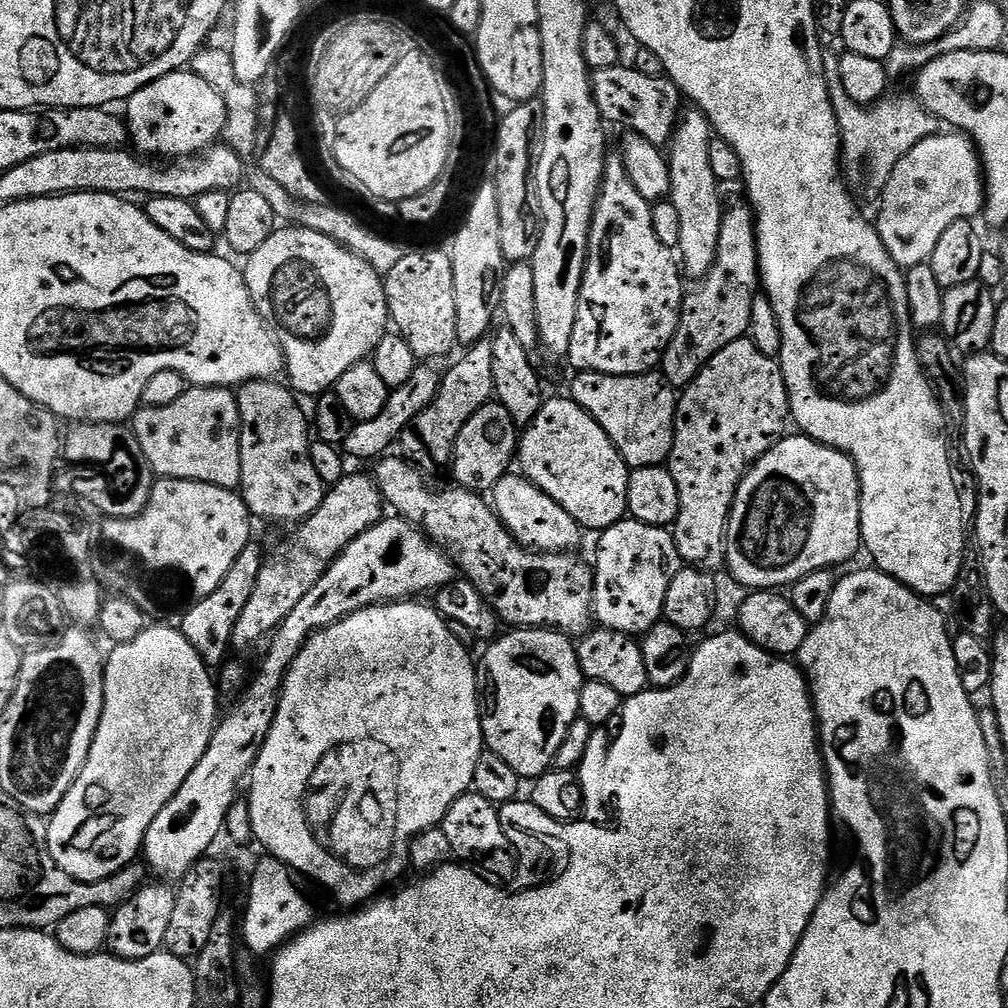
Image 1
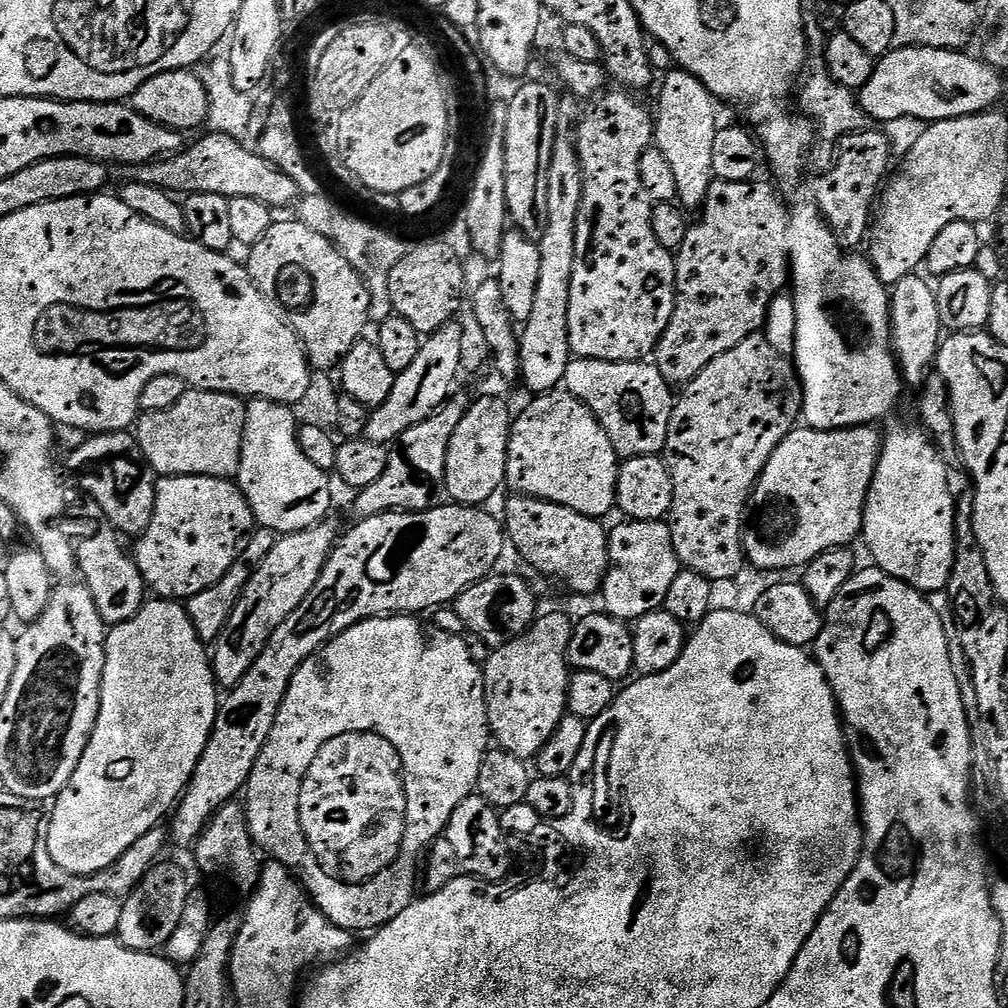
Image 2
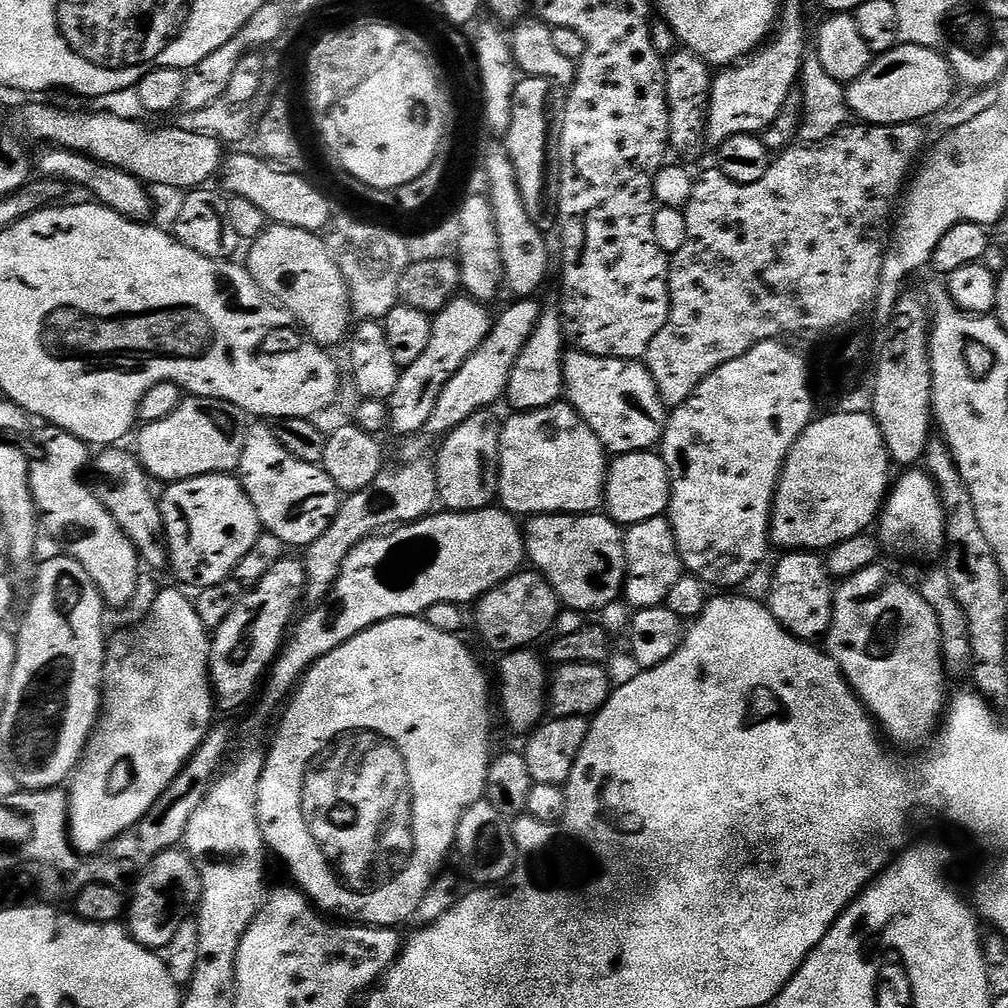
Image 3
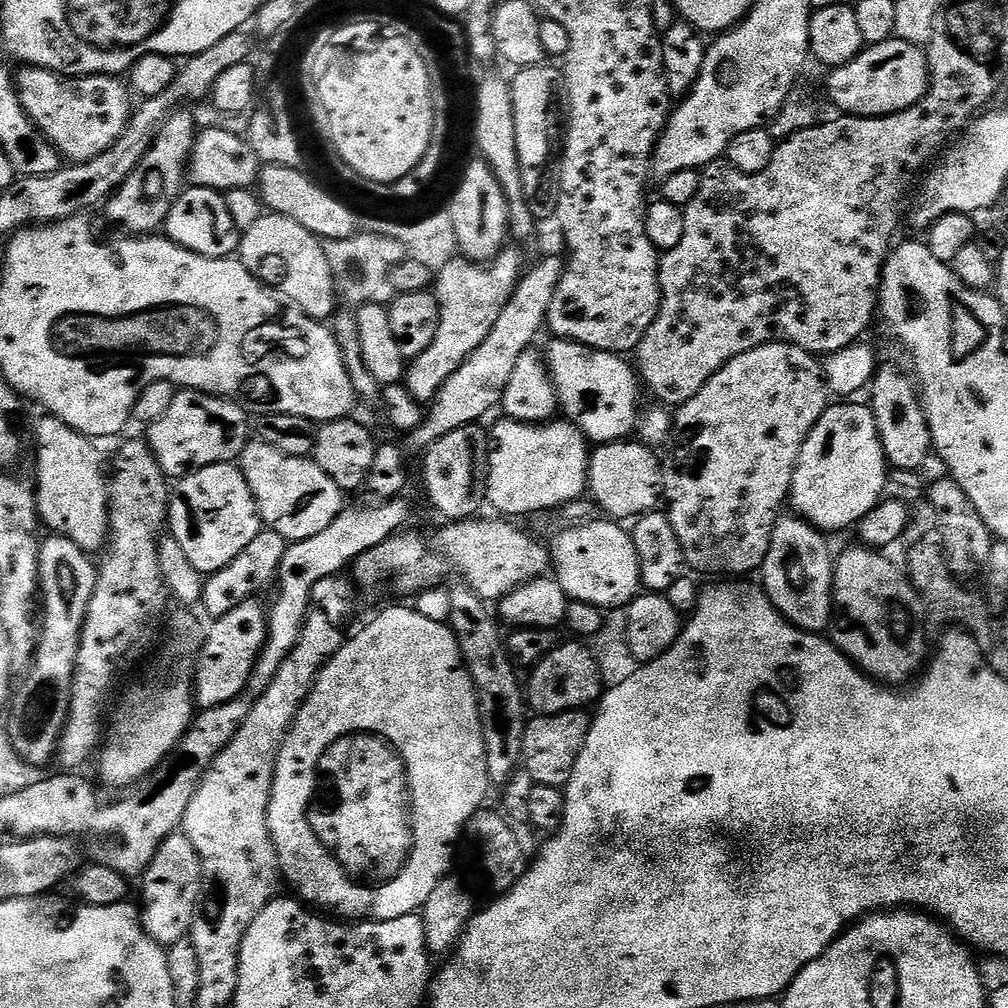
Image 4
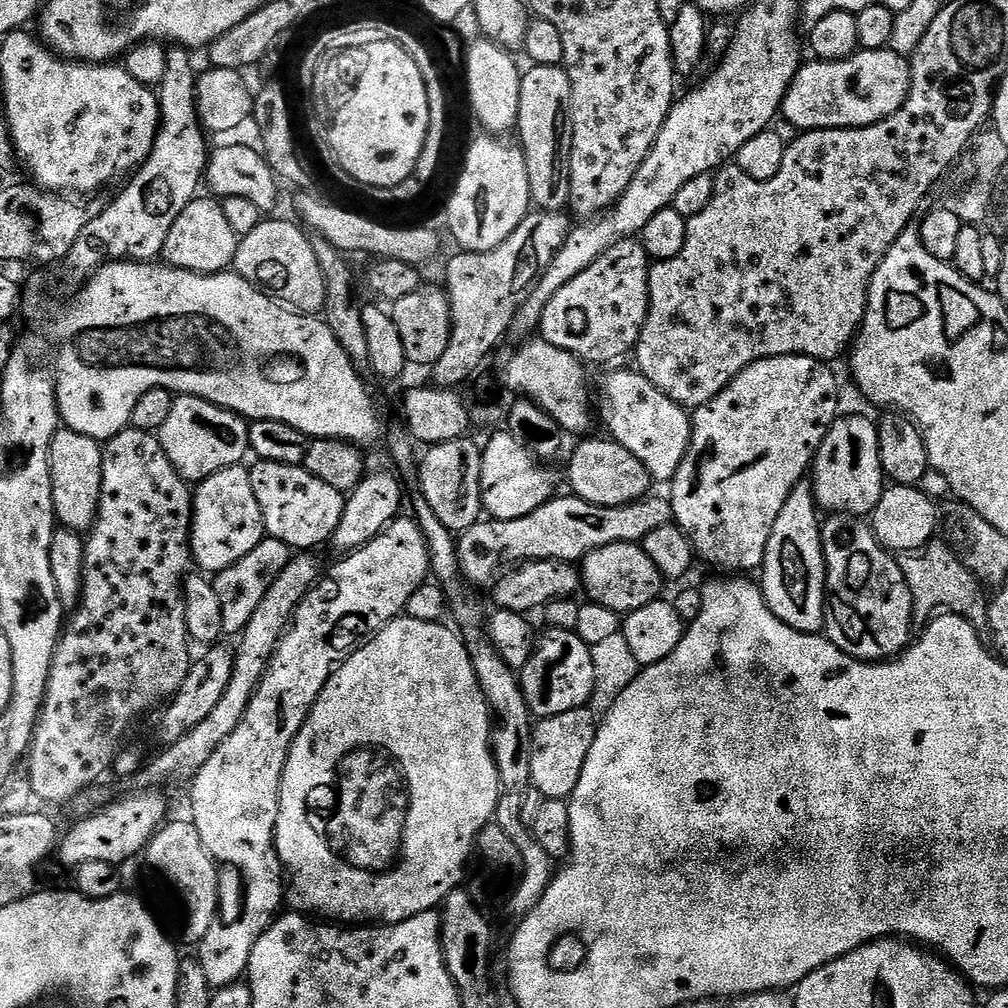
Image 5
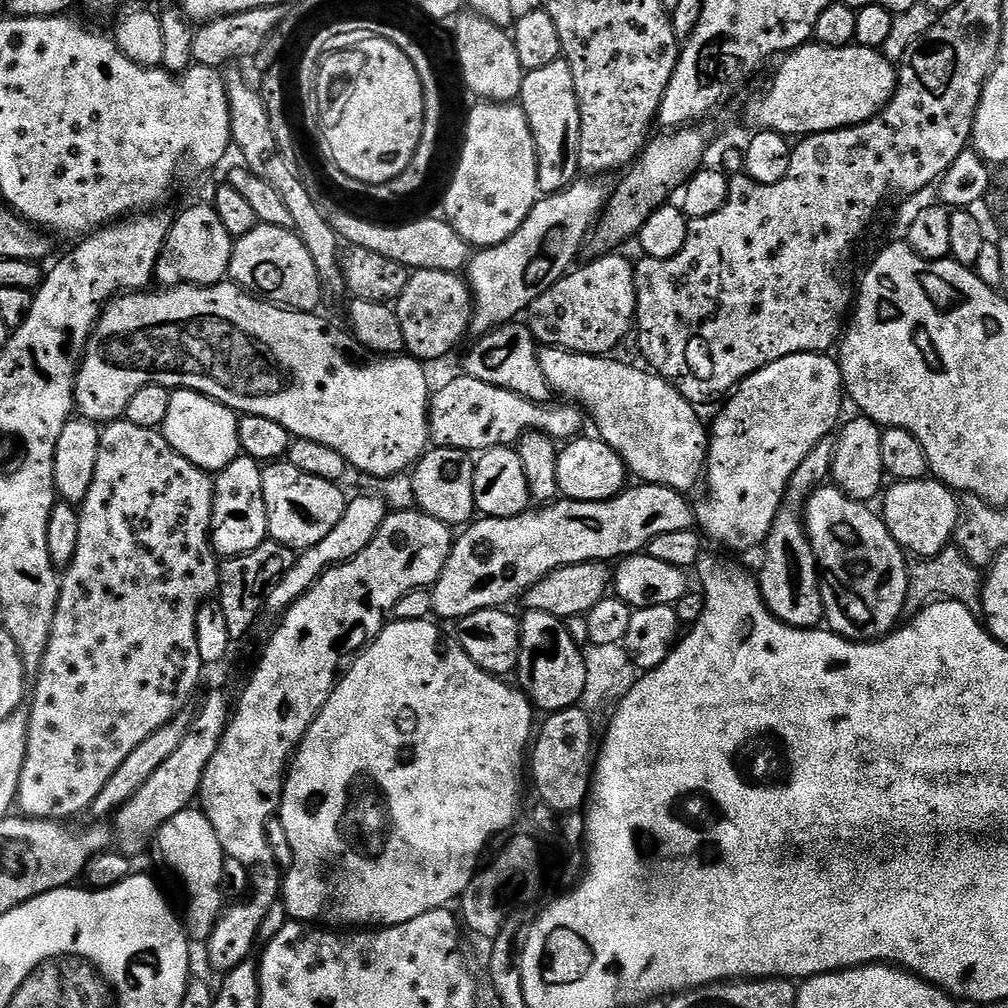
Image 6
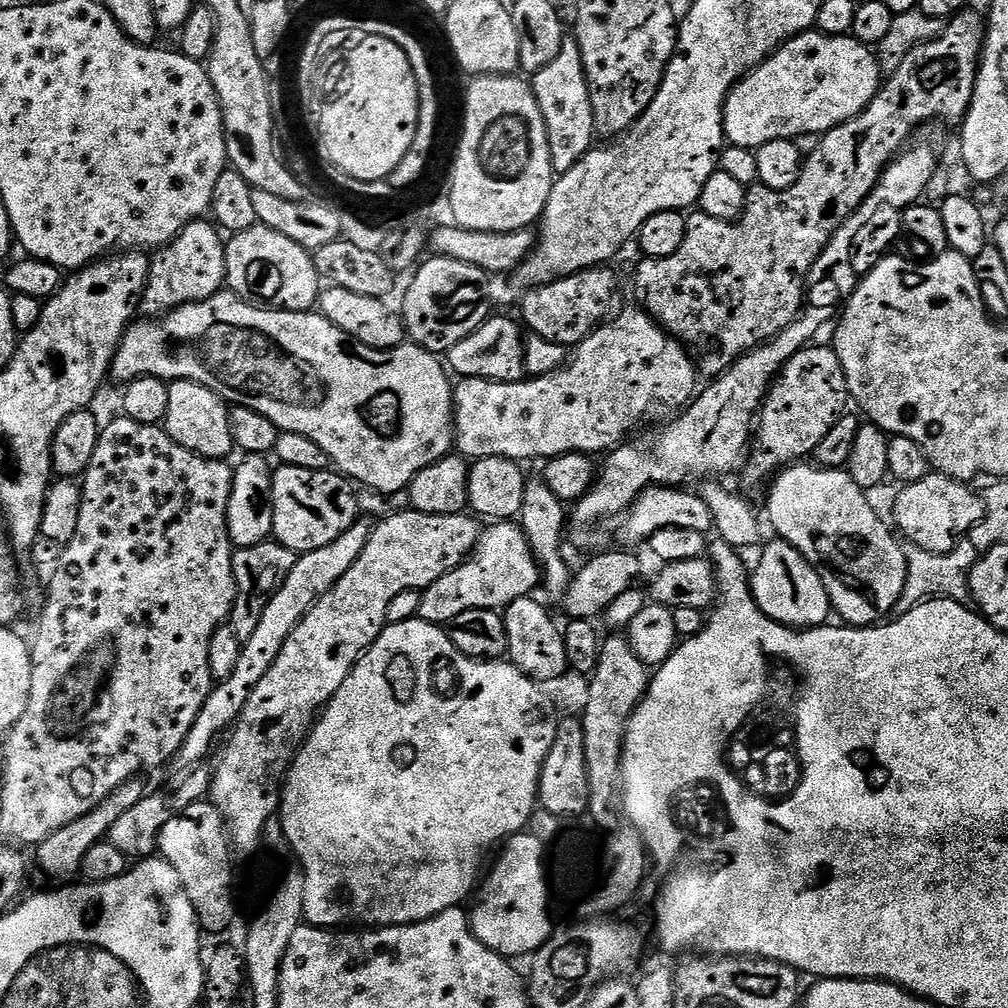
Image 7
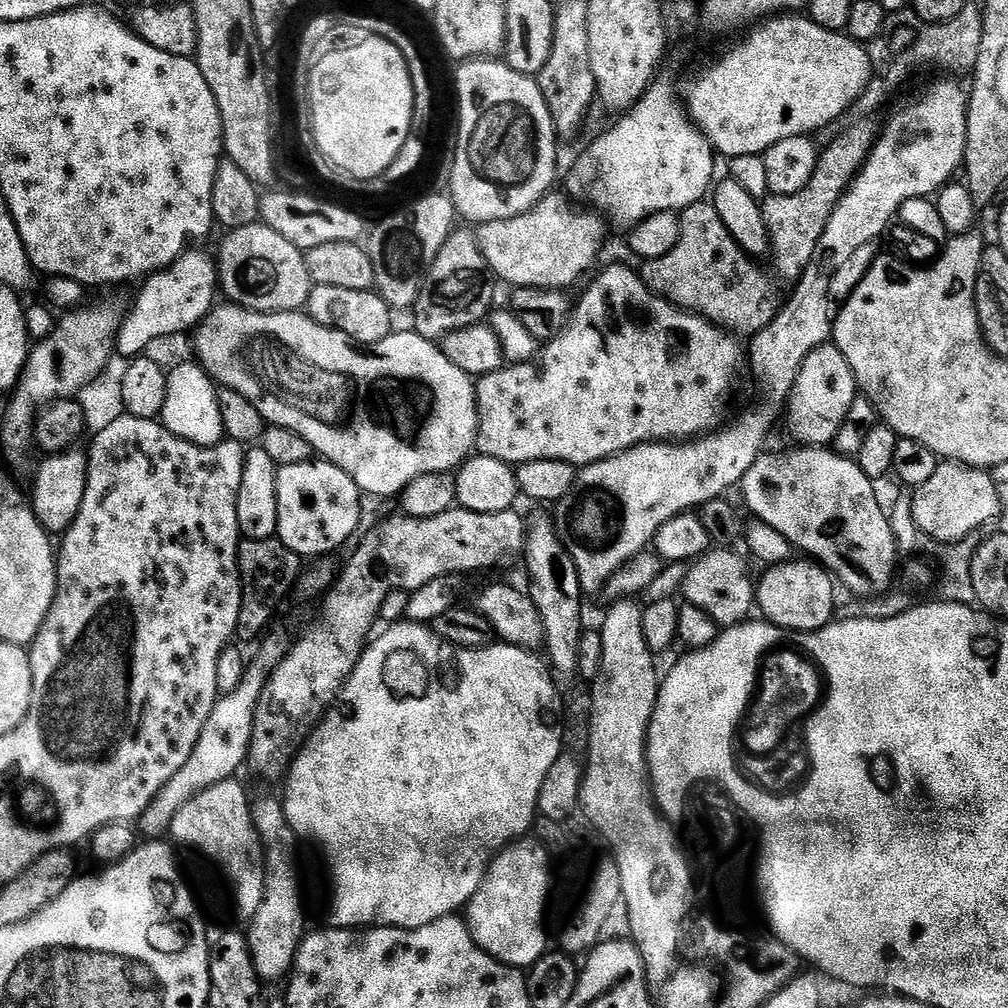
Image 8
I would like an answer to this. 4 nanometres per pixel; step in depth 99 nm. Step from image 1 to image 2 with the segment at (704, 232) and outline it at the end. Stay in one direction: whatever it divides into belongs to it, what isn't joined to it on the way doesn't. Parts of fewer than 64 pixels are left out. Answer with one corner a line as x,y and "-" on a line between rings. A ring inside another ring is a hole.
669,70
663,73
662,79
660,101
656,108
654,104
654,146
662,150
666,162
670,162
678,185
676,200
685,209
699,210
704,207
704,199
714,179
714,134
722,124
721,105
716,95
706,90
694,74

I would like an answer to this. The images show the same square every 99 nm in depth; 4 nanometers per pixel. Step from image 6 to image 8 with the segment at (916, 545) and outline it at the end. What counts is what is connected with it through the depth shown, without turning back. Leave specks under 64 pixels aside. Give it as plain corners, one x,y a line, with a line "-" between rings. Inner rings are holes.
942,462
938,470
922,486
918,486
911,493
912,498
912,521
931,540
937,540
940,544
959,545
959,540
967,538
971,532
984,528
988,523
999,521
1000,496
997,481
992,481
993,473
982,468
967,468
964,464
955,462

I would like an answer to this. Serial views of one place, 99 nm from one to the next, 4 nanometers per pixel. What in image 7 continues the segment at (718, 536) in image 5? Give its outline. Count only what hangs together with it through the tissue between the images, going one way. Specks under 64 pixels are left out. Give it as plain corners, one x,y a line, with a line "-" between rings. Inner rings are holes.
809,346
794,354
794,358
784,364
784,369
772,381
754,425
754,451
747,465
749,474
756,480
762,479
767,472
775,474
785,466
811,457
818,442
826,438
830,426
845,415
847,408
844,407
850,404
846,374
842,370
842,362
838,362
835,347
816,347

